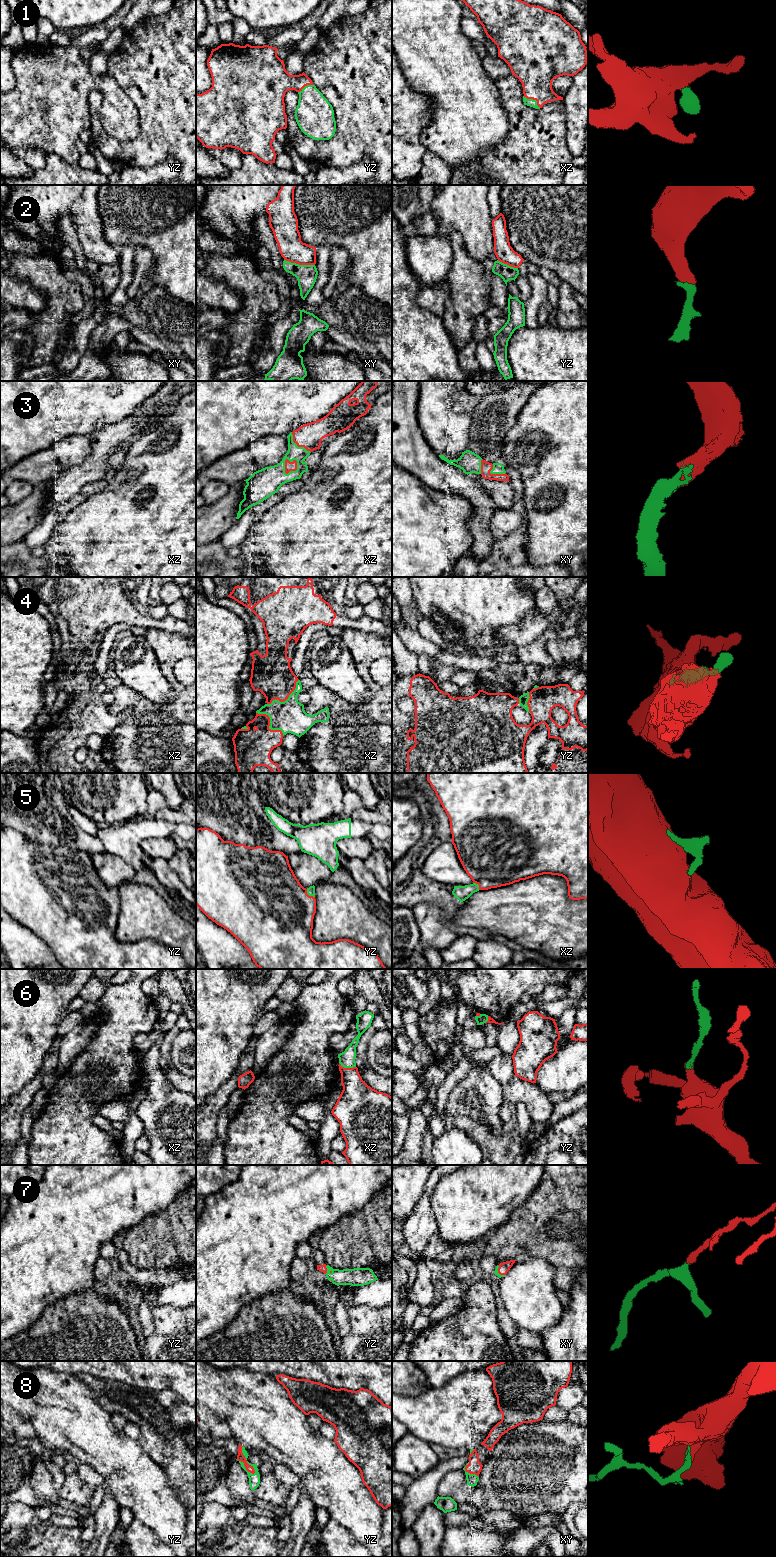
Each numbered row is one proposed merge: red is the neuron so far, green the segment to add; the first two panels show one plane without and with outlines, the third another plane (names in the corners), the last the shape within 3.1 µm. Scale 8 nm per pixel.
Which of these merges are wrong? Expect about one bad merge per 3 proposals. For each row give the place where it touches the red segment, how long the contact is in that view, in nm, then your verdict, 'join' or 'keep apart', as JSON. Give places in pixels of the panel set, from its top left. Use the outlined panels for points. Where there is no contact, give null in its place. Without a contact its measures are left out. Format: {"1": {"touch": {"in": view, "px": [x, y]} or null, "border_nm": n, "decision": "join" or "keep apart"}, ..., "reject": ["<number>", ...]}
{"1": {"touch": {"in": "xz", "px": [533, 99]}, "border_nm": 170, "decision": "join"}, "2": {"touch": {"in": "xy", "px": [299, 264]}, "border_nm": 260, "decision": "keep apart"}, "3": {"touch": {"in": "xz", "px": [296, 469]}, "border_nm": 150, "decision": "join"}, "4": {"touch": {"in": "xz", "px": [269, 724]}, "border_nm": 300, "decision": "join"}, "5": {"touch": {"in": "yz", "px": [308, 895]}, "border_nm": 100, "decision": "join"}, "6": {"touch": {"in": "xz", "px": [347, 1068]}, "border_nm": 140, "decision": "join"}, "7": {"touch": {"in": "yz", "px": [326, 1270]}, "border_nm": 80, "decision": "join"}, "8": {"touch": {"in": "yz", "px": [246, 1460]}, "border_nm": 240, "decision": "join"}, "reject": ["2"]}

